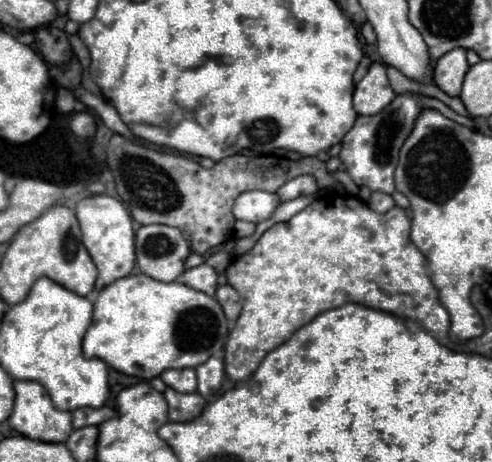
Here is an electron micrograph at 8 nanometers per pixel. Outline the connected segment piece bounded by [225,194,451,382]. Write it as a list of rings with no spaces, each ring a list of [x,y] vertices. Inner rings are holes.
[[[347,194],[317,198],[289,222],[271,226],[250,252],[233,259],[225,272],[229,284],[243,298],[243,312],[225,344],[227,376],[235,382],[249,378],[261,360],[289,340],[297,328],[329,308],[357,300],[363,306],[413,318],[443,346],[449,346],[449,314],[439,304],[431,280],[421,278],[425,256],[411,244],[409,226],[411,220],[403,208],[395,206],[385,214],[375,214],[359,198]]]

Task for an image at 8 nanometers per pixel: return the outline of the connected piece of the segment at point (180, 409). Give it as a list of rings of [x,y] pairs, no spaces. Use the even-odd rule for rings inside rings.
[[[173,388],[165,390],[165,400],[169,404],[169,420],[173,422],[187,422],[195,416],[199,416],[199,412],[205,406],[205,398],[197,392],[193,394],[181,394]]]

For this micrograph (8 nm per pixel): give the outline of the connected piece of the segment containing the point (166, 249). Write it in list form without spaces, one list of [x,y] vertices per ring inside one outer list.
[[[165,224],[141,226],[135,238],[137,266],[159,282],[175,282],[185,272],[191,246],[179,228]]]

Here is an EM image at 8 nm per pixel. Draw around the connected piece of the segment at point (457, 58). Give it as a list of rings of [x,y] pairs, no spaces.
[[[453,48],[445,56],[441,56],[435,62],[435,72],[433,72],[433,82],[449,96],[459,96],[463,78],[469,70],[467,64],[467,50],[465,48]]]

